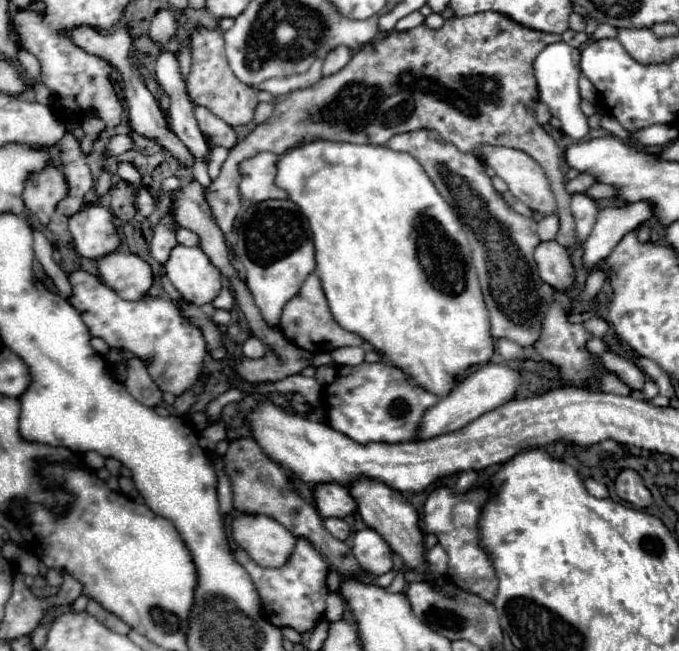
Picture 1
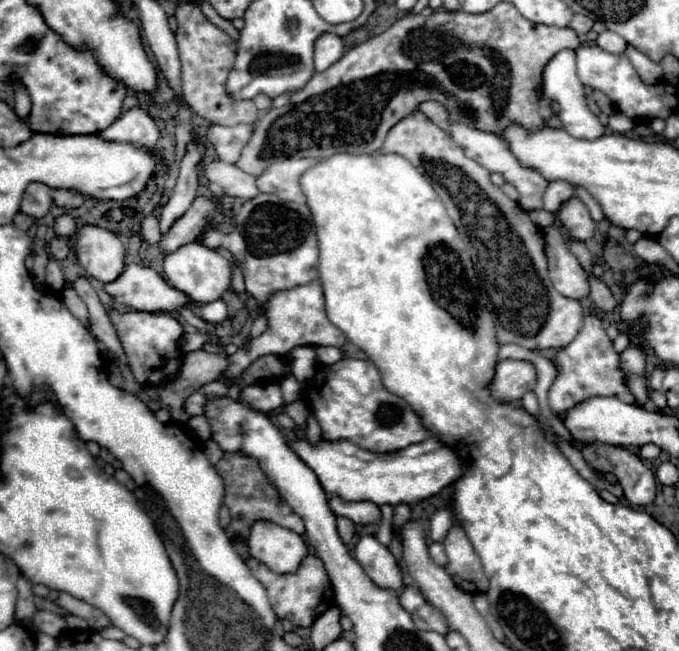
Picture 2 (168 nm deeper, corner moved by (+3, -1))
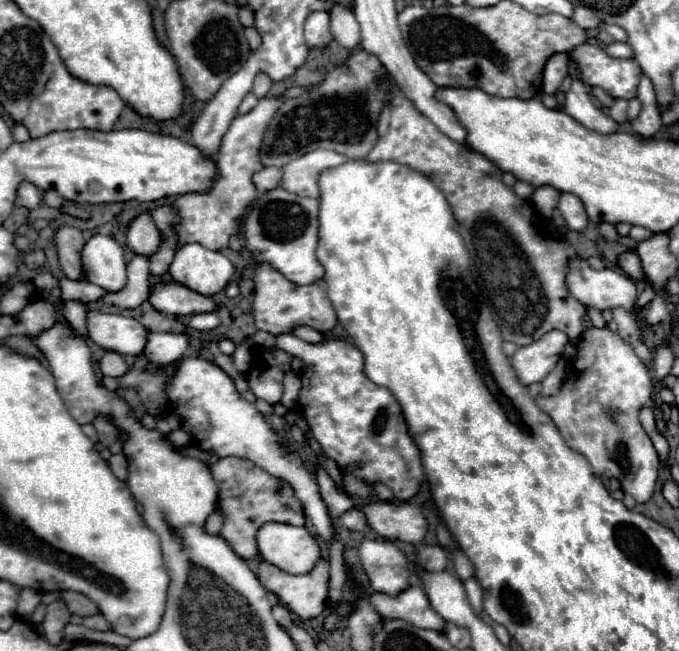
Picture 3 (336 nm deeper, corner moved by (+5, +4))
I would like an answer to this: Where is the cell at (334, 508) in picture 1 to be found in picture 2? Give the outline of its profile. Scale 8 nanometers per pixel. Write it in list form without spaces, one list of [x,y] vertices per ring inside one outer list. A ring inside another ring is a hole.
[[[339,496],[329,500],[331,510],[337,516],[345,516],[353,520],[355,524],[379,524],[381,522],[381,510],[373,502],[345,502]]]

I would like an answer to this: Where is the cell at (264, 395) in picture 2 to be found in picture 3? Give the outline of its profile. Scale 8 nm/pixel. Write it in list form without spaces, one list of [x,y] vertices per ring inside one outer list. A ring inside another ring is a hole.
[[[279,349],[263,351],[263,357],[269,359],[267,363],[273,363],[273,365],[267,365],[269,369],[255,369],[255,373],[251,373],[247,377],[247,383],[257,399],[263,399],[269,405],[275,405],[281,401],[283,375],[285,375],[285,371],[289,371],[291,357]]]

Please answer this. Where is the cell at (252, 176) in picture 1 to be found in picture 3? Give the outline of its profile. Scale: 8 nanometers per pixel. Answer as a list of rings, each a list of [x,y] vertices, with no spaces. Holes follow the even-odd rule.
[[[309,151],[281,167],[283,177],[279,187],[301,197],[319,197],[317,175],[323,169],[341,165],[345,161],[345,155],[337,155],[335,151]]]

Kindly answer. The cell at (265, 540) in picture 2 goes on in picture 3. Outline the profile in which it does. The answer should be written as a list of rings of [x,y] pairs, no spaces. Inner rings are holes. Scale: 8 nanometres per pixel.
[[[265,523],[257,531],[259,555],[289,571],[291,575],[303,575],[311,571],[321,557],[319,545],[309,535],[305,527],[295,527],[287,523]]]

